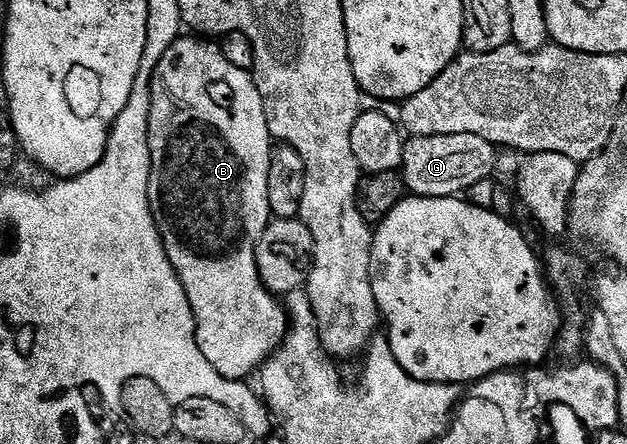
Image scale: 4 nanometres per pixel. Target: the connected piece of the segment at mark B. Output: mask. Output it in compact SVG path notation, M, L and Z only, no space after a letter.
M191 34L180 35L179 39L173 42L173 46L169 46L169 50L165 50L165 54L161 54L161 62L157 62L157 70L151 79L151 109L149 110L149 154L151 155L151 173L149 174L149 204L153 210L153 218L157 230L163 239L165 246L165 254L169 258L169 262L173 262L173 270L177 270L177 278L181 278L181 286L185 286L185 294L189 298L189 306L195 315L195 341L201 350L201 354L205 354L205 362L209 362L213 366L213 370L217 370L217 374L221 374L230 380L246 381L247 376L253 377L262 369L264 361L270 359L272 355L278 350L280 345L286 339L289 331L289 313L281 303L280 297L275 293L270 292L268 288L261 282L259 271L257 270L257 242L261 242L261 234L265 234L268 224L271 223L273 217L271 215L271 207L269 206L269 166L271 165L271 153L273 151L273 141L271 138L271 131L267 125L265 118L265 106L261 94L255 85L255 77L251 72L241 70L237 66L233 66L233 62L229 62L229 58L225 58L222 47L218 43L212 42L207 38L196 38Z

